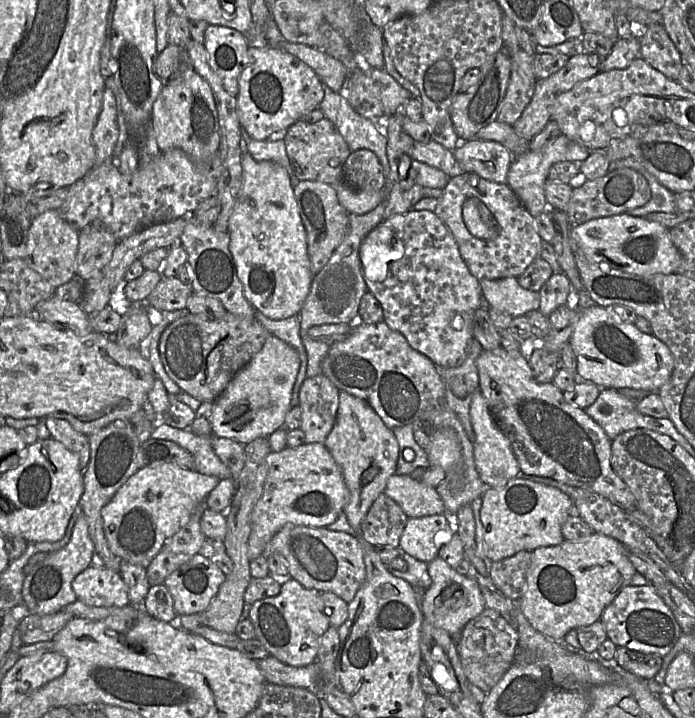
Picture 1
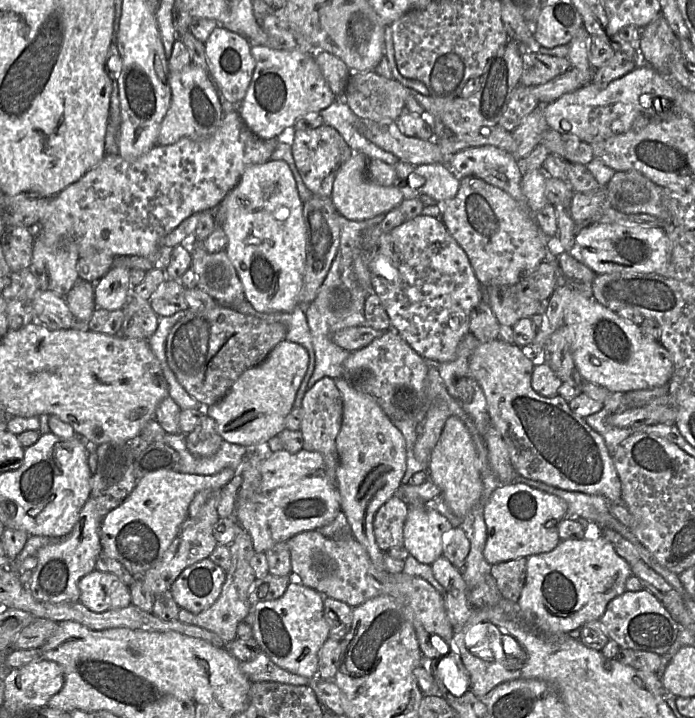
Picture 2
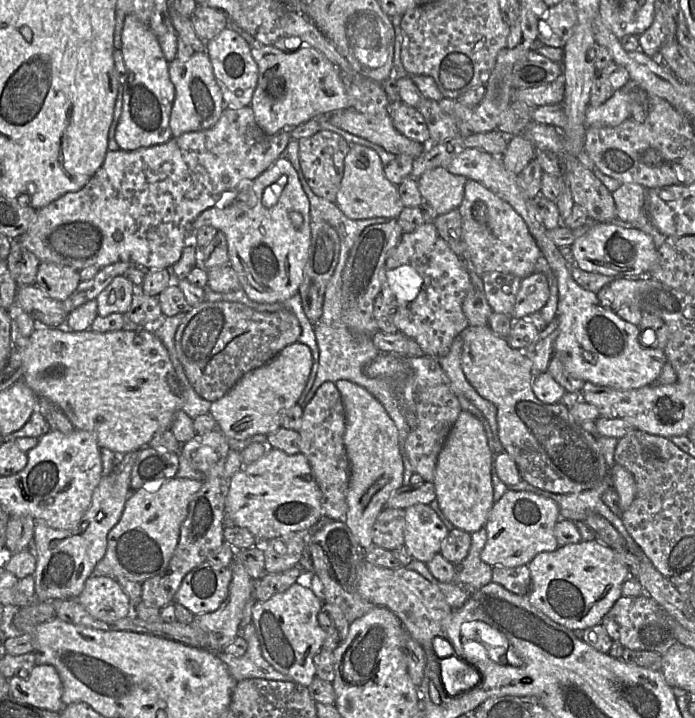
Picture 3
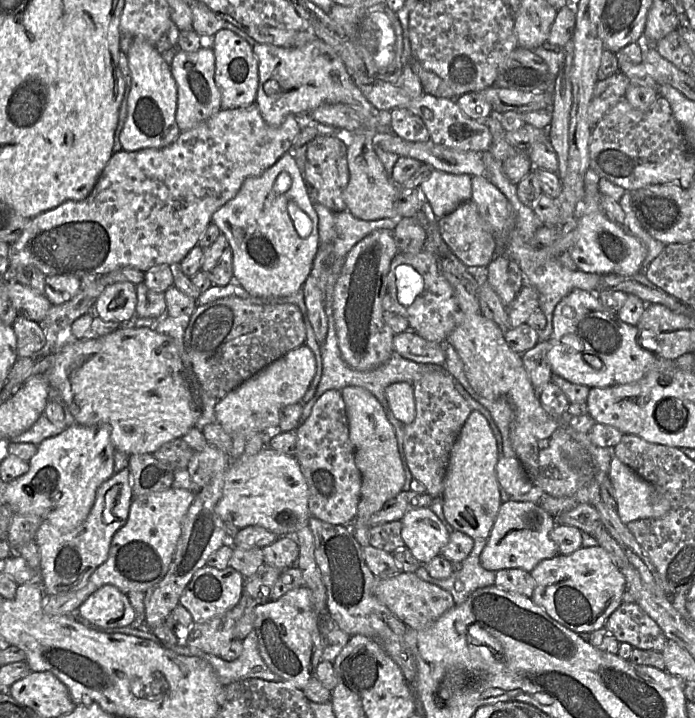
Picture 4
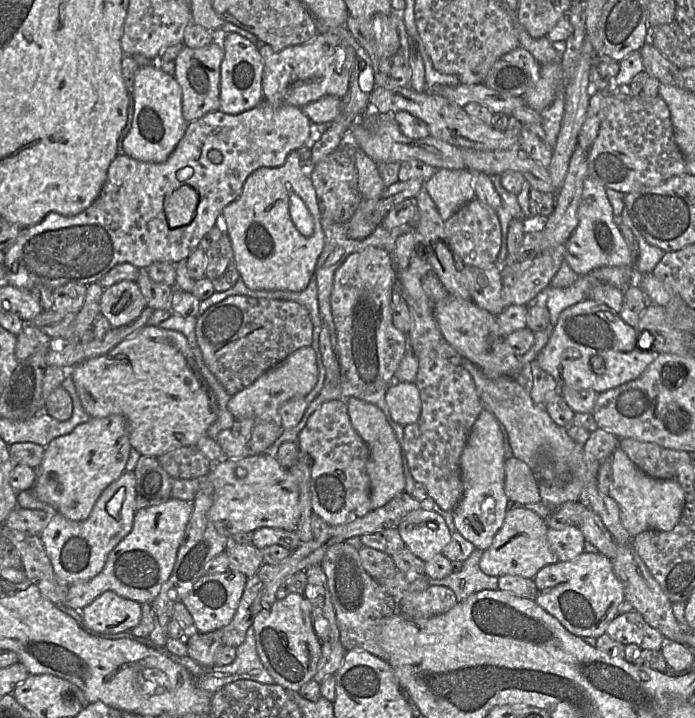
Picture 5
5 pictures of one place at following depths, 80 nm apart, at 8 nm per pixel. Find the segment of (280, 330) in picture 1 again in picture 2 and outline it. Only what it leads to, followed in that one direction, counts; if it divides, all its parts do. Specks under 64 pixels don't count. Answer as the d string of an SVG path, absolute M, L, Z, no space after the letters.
M244 300L237 307L233 308L246 315L252 315L268 322L282 323L287 330L286 340L298 343L303 346L309 354L309 364L303 381L296 393L293 407L301 407L302 399L307 391L308 382L315 368L315 351L312 344L312 337L305 315L305 309L297 305L290 312L264 313L257 311L247 300Z

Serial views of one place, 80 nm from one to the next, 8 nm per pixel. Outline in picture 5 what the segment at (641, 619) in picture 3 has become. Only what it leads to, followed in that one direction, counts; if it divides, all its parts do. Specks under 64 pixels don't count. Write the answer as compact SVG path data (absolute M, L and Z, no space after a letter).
M635 610L618 614L608 624L606 634L623 645L635 644L641 649L660 651L663 635L651 627Z

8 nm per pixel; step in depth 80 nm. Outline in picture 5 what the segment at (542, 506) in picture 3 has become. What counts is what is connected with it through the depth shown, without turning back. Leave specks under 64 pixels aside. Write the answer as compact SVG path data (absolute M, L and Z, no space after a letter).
M516 506L508 509L492 545L483 551L480 559L481 570L489 576L516 575L534 580L540 569L559 561L549 546L548 529L544 519L534 511Z

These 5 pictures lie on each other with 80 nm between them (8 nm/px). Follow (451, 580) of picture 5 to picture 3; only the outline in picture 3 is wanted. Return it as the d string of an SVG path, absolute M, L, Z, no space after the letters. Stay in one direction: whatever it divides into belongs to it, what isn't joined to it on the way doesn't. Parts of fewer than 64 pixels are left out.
M485 527L472 533L471 541L470 551L462 561L462 571L457 572L449 583L437 580L424 562L413 559L406 566L407 569L419 573L430 583L436 585L453 610L461 608L473 593L492 581L492 567L481 560L481 552L487 541Z

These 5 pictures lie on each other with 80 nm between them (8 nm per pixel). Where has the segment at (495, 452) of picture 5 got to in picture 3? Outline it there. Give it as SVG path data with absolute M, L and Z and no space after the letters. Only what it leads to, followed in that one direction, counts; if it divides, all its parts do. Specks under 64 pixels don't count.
M462 411L438 455L433 481L439 507L454 528L472 534L485 527L495 503L492 482L494 459L483 423L471 413Z

